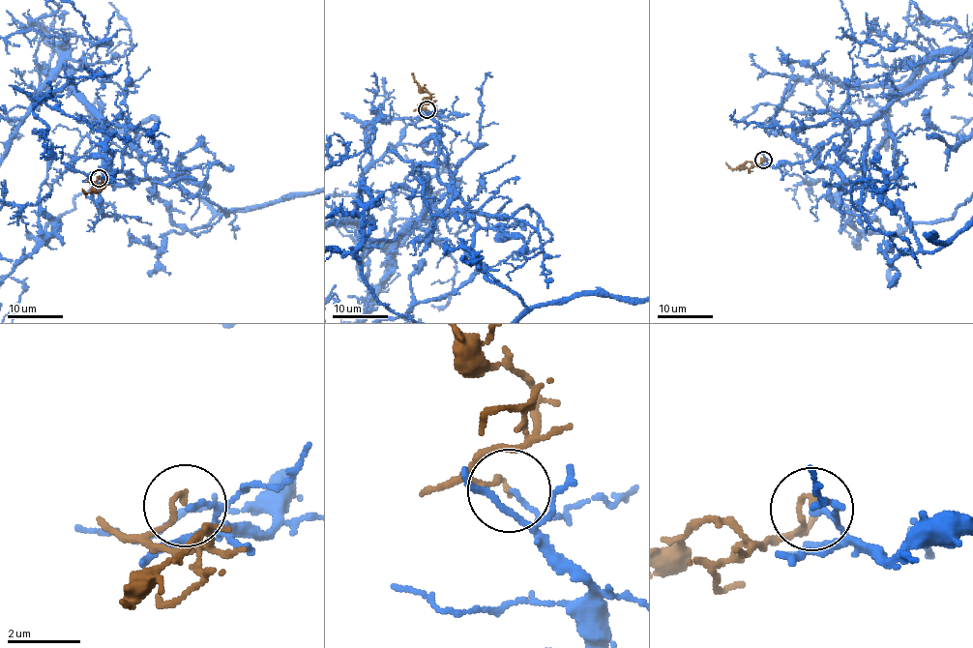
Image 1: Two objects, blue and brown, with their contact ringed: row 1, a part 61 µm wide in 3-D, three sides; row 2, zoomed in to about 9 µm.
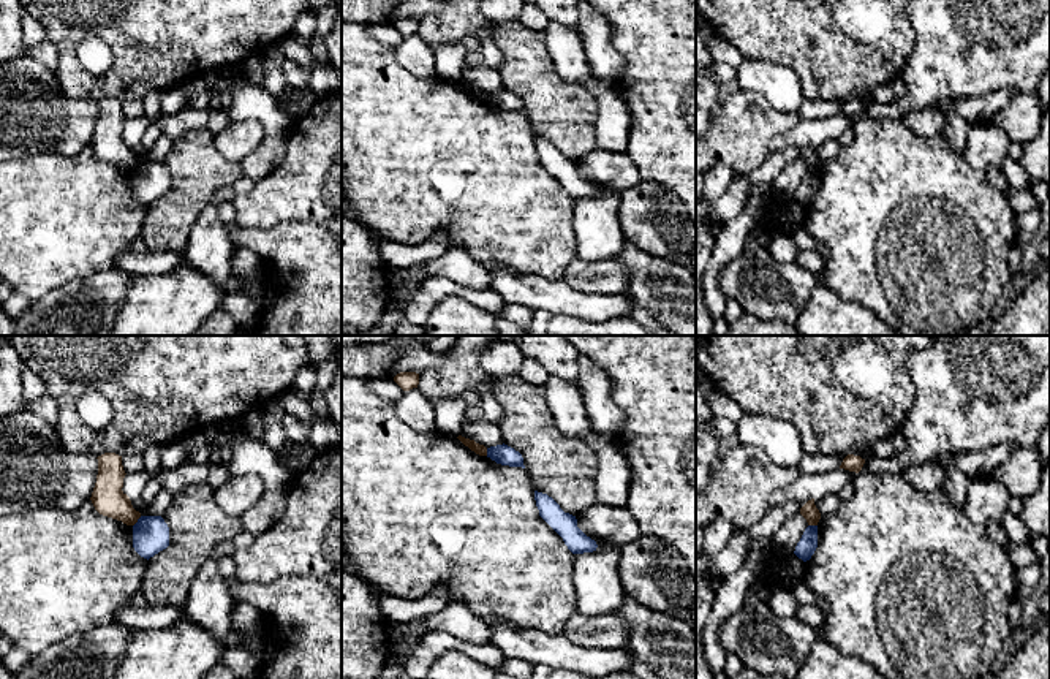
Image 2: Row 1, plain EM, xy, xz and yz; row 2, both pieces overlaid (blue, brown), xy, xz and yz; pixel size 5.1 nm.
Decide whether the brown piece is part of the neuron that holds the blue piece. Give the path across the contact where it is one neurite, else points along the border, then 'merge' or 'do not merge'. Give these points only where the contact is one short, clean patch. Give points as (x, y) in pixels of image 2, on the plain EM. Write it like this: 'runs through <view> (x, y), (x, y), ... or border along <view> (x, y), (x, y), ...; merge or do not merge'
border along xy (141, 162), (133, 171); do not merge

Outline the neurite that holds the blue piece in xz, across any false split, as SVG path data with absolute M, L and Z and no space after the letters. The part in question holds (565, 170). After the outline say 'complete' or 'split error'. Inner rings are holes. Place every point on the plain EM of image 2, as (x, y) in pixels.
M534 136L534 146L539 161L563 184L572 199L596 196L596 187L577 173L576 161L565 158L547 139Z; complete

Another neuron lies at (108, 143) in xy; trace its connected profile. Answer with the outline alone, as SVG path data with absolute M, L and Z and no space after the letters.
M104 98L96 104L98 120L90 142L95 155L103 161L134 171L141 158L133 154L130 142L122 136L127 120L122 111L122 101Z

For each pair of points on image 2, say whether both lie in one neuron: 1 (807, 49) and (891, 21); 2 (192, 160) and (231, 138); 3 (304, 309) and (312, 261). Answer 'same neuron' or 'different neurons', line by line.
1: same neuron
2: different neurons
3: same neuron

